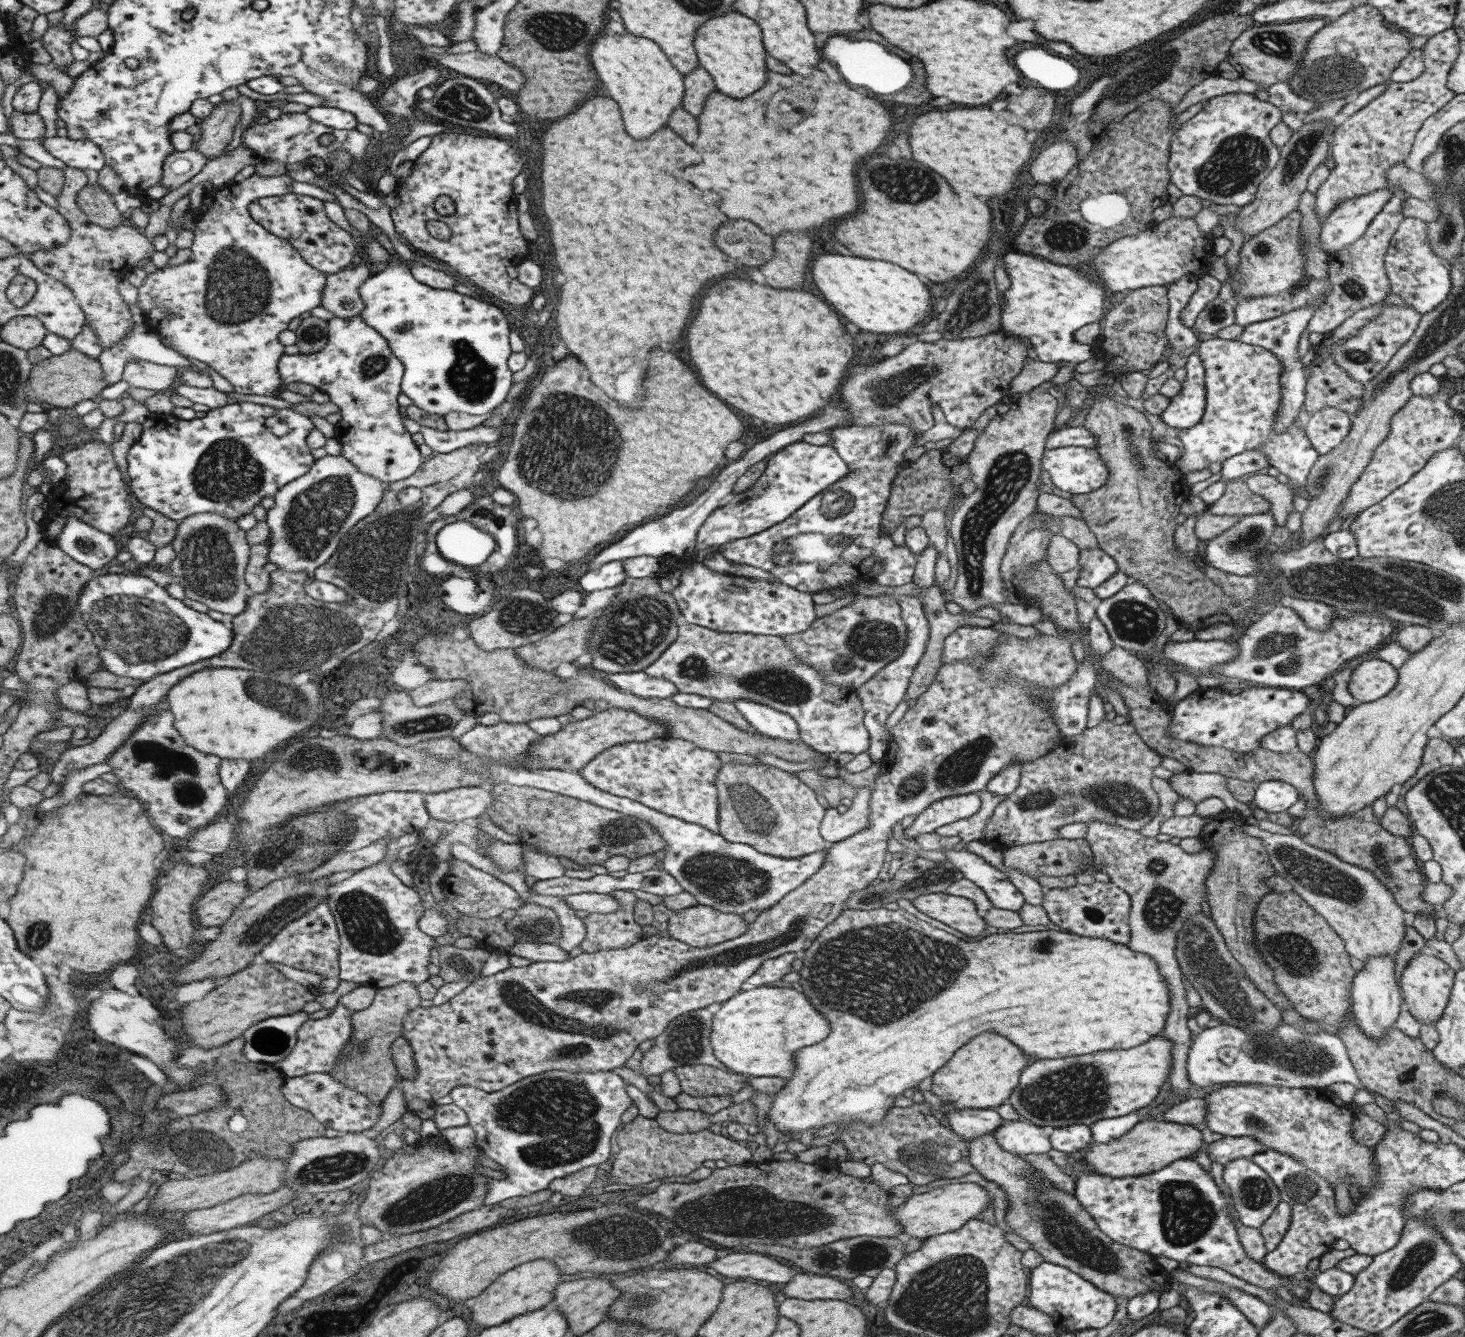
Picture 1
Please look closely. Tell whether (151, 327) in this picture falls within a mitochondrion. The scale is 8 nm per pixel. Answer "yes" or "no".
no

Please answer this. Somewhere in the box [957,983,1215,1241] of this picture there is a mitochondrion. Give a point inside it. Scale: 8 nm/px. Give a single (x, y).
(1083, 1091)

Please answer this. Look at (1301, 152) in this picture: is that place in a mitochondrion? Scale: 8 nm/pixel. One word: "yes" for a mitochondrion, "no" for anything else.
yes

